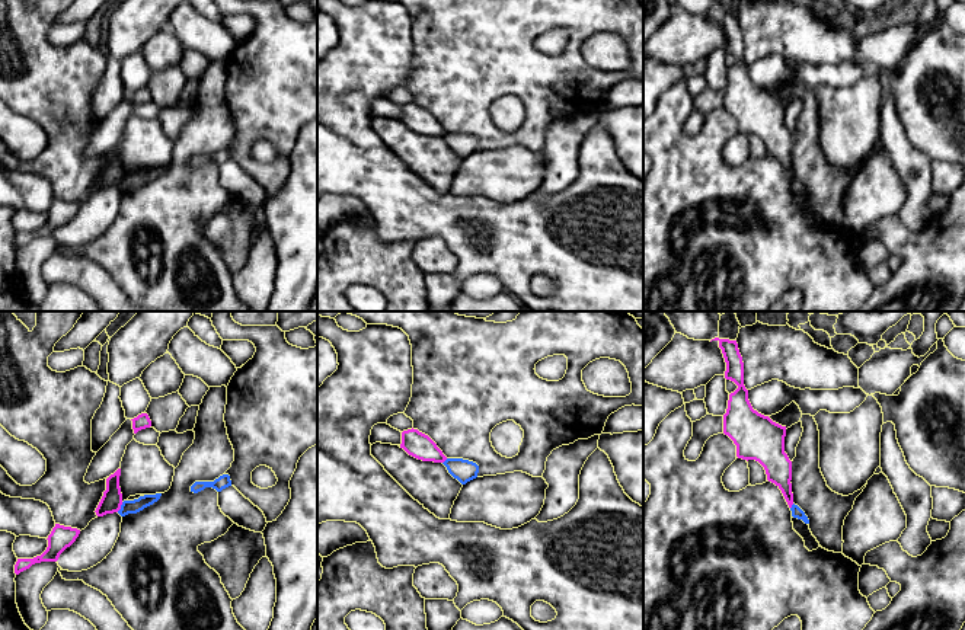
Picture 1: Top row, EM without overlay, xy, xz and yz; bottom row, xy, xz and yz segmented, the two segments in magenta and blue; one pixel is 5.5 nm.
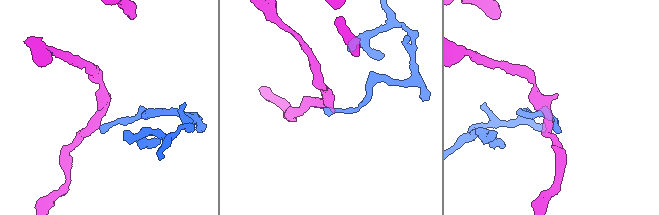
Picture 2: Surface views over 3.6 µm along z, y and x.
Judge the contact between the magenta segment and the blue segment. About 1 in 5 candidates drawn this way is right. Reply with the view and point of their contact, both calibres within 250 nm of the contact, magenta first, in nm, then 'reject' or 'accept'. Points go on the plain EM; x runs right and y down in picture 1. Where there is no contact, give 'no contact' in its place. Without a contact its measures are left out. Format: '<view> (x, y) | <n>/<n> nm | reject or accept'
xy (120, 181) | 120/80 nm | reject

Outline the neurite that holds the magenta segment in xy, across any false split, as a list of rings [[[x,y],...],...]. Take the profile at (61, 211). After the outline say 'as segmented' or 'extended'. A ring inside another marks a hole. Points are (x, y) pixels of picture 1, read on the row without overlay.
[[[55,198],[55,201],[47,212],[47,224],[41,230],[36,230],[33,233],[17,233],[15,239],[15,247],[19,249],[20,246],[29,243],[35,237],[57,236],[60,228],[76,215],[79,208],[80,204],[77,202]]] | as segmented

